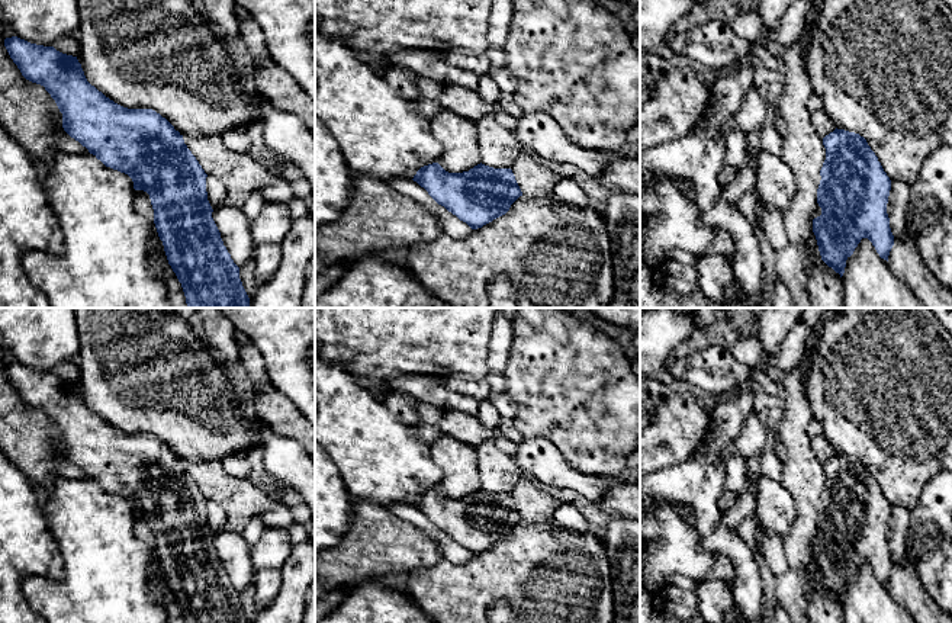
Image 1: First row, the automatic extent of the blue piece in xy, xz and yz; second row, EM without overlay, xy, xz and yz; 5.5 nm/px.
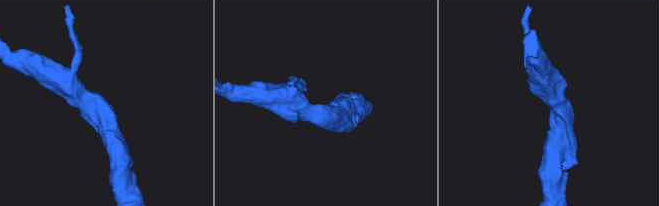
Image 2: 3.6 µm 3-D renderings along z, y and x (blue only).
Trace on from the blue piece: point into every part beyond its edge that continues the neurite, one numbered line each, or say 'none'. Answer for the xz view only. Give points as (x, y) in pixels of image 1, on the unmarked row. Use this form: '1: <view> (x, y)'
1: xz (498, 472)

